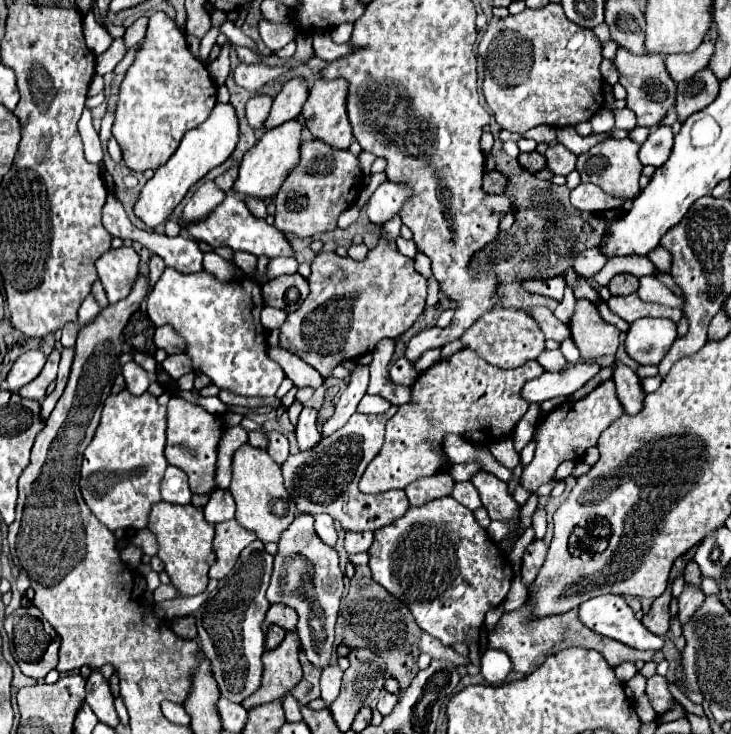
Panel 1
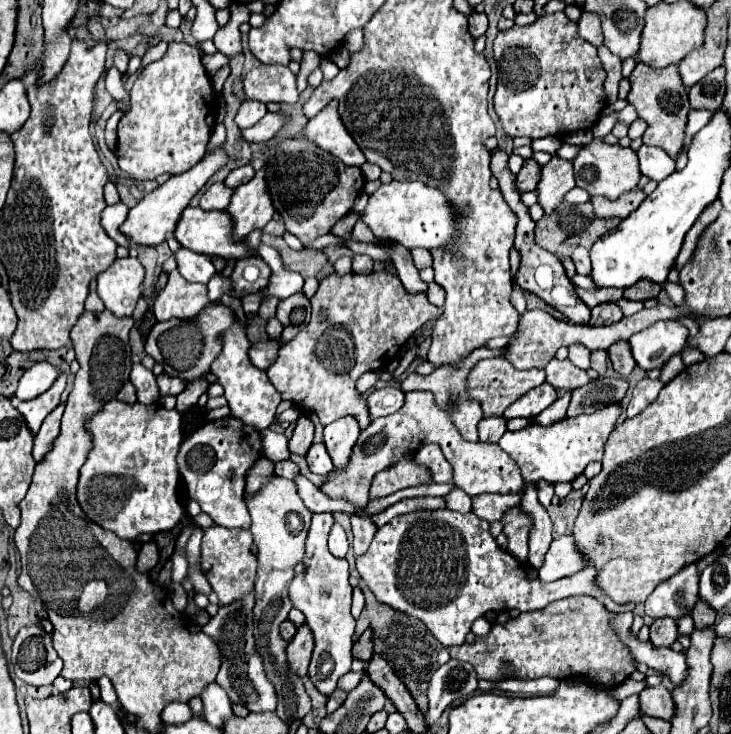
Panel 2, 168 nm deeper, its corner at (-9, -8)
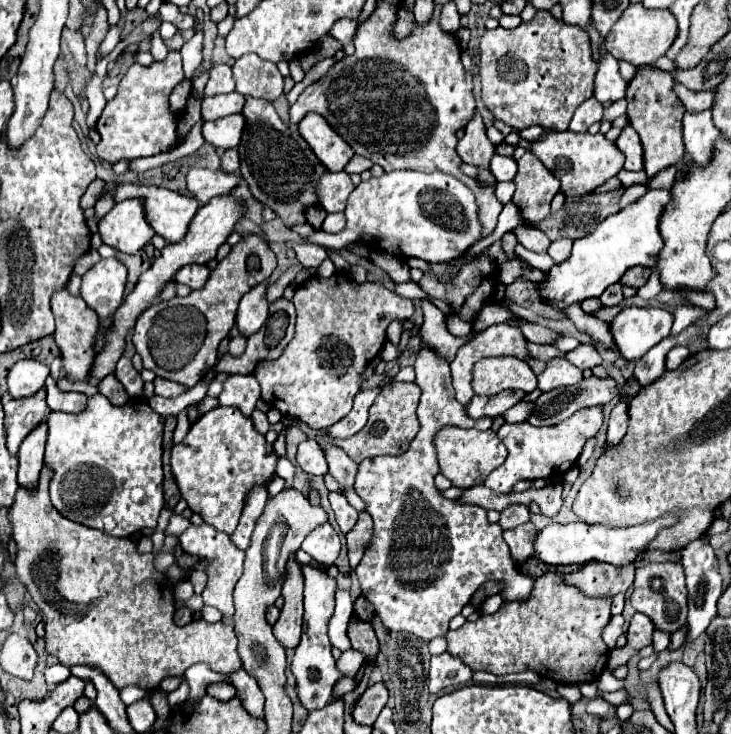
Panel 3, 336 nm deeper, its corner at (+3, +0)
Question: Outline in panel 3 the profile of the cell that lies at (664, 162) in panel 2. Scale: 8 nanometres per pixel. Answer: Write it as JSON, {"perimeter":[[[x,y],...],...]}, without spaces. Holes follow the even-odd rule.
{"perimeter":[[[630,124],[624,126],[622,134],[616,138],[614,144],[626,156],[624,170],[642,170],[644,168],[644,162],[642,162],[642,144],[640,144],[640,138],[638,138],[636,130]]]}

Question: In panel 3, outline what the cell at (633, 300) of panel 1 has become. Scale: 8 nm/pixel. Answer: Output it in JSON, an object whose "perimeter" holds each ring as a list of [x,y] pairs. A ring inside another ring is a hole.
{"perimeter":[[[612,284],[612,288],[606,288],[600,296],[602,306],[618,306],[622,302],[622,286],[620,284]]]}

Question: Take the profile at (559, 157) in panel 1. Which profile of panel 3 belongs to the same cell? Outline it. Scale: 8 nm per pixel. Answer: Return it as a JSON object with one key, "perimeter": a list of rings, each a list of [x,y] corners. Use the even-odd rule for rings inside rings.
{"perimeter":[[[530,152],[518,160],[512,202],[520,208],[526,224],[538,224],[550,214],[550,202],[560,192],[560,182]]]}

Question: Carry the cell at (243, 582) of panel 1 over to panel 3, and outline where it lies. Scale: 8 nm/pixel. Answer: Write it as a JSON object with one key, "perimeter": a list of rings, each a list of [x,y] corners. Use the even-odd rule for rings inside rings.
{"perimeter":[[[240,668],[240,672],[234,672],[230,676],[230,682],[236,686],[236,690],[238,690],[236,696],[242,700],[244,708],[252,716],[264,718],[264,694],[260,692],[256,680],[244,668]]]}

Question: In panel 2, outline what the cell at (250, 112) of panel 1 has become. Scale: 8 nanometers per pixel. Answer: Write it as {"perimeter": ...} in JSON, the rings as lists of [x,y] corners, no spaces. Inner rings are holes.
{"perimeter":[[[246,100],[238,114],[236,114],[236,124],[240,128],[252,128],[254,124],[258,124],[264,116],[266,116],[266,106],[262,102],[256,102],[256,100]]]}

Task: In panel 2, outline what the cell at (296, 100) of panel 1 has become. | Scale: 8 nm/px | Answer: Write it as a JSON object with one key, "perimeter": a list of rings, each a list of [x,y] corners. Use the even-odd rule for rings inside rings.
{"perimeter":[[[280,110],[280,112],[268,112],[260,124],[248,128],[248,130],[242,130],[242,136],[248,140],[248,142],[266,142],[270,138],[276,136],[276,132],[288,122],[288,116]]]}

